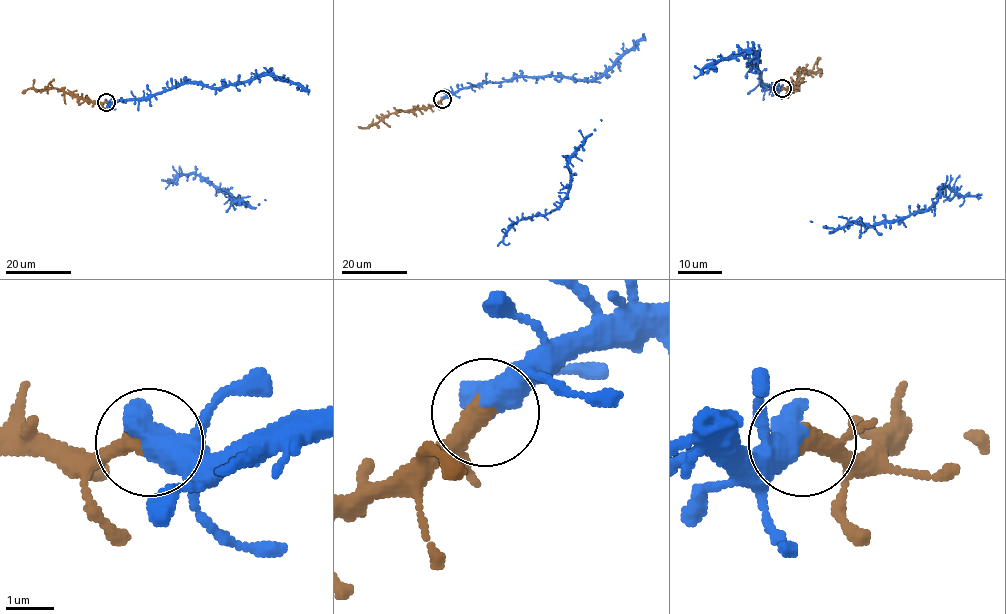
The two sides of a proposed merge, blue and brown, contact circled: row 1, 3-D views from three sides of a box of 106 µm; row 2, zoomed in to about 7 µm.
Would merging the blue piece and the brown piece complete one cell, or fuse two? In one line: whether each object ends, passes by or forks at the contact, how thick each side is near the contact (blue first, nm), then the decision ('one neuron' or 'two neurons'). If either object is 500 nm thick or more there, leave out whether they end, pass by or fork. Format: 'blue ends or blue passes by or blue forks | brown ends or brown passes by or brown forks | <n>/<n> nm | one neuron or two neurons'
700/320 nm | one neuron

